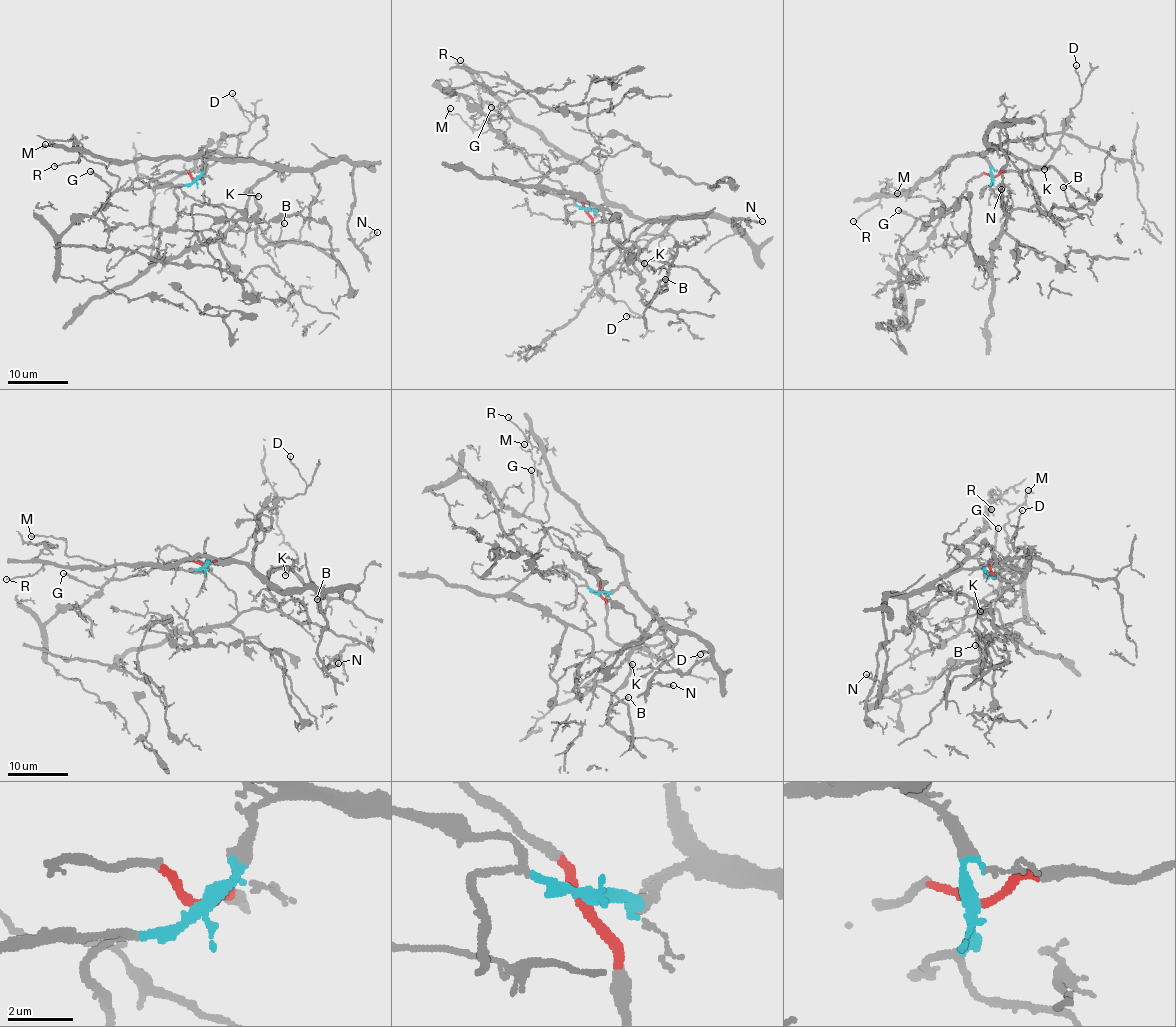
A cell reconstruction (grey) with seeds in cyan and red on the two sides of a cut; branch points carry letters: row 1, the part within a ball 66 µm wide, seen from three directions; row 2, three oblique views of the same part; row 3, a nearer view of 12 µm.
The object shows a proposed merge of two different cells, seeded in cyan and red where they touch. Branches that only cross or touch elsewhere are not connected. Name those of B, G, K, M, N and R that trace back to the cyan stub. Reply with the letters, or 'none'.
B, K, N, R

